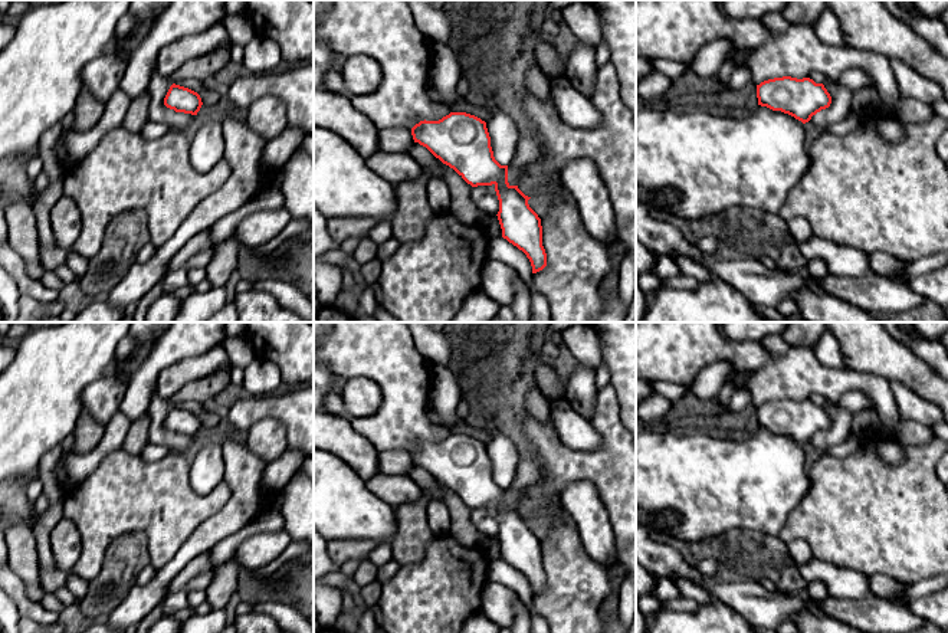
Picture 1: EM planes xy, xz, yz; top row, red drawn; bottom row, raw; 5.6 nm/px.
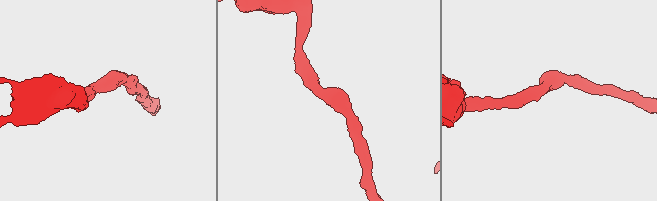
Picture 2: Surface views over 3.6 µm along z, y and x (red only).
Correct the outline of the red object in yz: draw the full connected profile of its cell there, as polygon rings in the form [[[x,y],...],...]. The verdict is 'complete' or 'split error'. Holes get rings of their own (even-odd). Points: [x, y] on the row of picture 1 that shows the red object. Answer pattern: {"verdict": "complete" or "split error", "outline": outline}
{"verdict": "complete", "outline": [[[783,76],[764,81],[757,85],[757,98],[758,105],[788,114],[803,124],[831,104],[824,85],[810,78]]]}

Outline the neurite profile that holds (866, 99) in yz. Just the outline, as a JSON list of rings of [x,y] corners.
[[[862,88],[853,91],[852,111],[870,115],[882,104],[882,99],[875,88]]]

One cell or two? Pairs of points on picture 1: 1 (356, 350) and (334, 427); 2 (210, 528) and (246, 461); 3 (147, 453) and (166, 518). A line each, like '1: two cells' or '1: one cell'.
1: two cells
2: one cell
3: two cells

